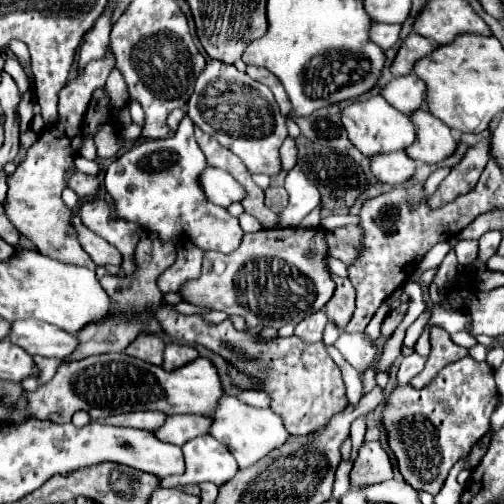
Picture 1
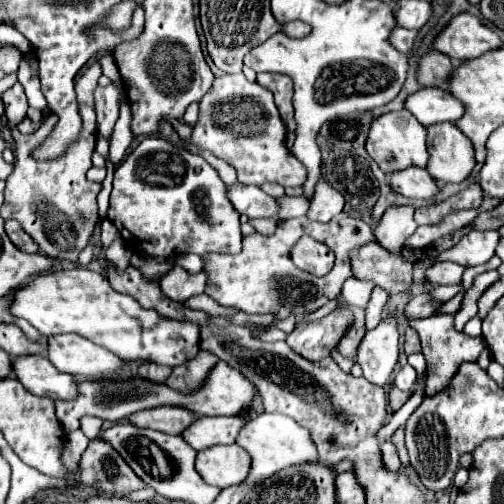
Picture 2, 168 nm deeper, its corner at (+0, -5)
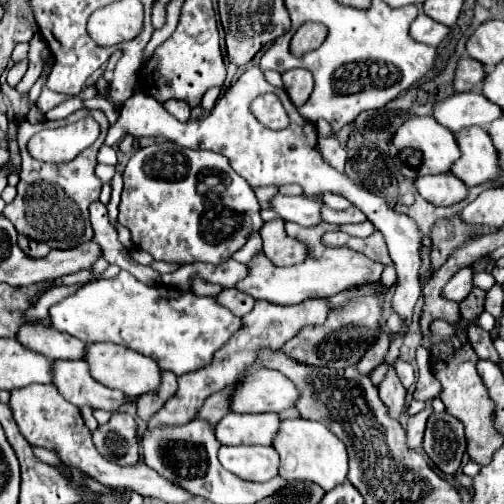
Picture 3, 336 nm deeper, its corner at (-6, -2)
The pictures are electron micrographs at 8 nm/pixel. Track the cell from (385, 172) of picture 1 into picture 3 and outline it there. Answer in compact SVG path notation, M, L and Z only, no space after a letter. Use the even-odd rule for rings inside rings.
M433 174L415 180L419 194L435 206L453 206L467 198L467 186L453 174Z

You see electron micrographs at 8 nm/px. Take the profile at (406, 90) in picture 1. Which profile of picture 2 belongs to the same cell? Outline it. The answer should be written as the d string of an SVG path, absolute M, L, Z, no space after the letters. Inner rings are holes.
M421 87L411 93L405 99L405 109L425 127L443 121L457 121L463 115L463 105L441 87Z

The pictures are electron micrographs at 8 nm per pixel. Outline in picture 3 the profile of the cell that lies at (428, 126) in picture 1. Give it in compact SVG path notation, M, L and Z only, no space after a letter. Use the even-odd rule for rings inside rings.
M481 126L465 128L457 134L461 158L453 164L451 172L461 178L469 188L485 182L493 182L501 176L497 148L489 132Z

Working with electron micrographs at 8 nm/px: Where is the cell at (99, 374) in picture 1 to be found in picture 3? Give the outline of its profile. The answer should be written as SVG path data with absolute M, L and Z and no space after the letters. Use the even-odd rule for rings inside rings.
M253 364L233 392L233 412L281 412L293 408L299 390L281 372Z

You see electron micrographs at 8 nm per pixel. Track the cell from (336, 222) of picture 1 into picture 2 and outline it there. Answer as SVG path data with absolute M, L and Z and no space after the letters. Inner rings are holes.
M391 205L387 207L383 219L373 227L377 241L391 253L397 253L403 247L403 241L415 233L417 223L413 219L413 205Z

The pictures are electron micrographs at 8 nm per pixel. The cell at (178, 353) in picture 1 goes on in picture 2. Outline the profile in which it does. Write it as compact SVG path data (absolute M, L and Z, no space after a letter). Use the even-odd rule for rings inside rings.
M199 351L197 359L191 359L189 363L183 363L181 367L175 367L173 373L167 379L167 385L179 391L195 391L207 377L207 373L211 371L211 367L217 363L219 359L207 351Z

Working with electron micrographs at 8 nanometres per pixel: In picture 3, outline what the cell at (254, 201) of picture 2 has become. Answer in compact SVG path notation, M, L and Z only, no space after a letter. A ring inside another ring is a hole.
M275 196L273 210L283 216L287 222L297 222L303 226L317 226L321 222L321 200L307 196Z

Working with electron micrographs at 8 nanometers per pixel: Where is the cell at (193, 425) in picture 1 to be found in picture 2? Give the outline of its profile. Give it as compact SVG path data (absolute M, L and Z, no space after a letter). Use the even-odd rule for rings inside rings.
M239 415L235 417L197 417L181 433L181 437L197 451L213 447L213 445L231 445L235 443L235 437L239 429L243 427L243 423L245 421Z

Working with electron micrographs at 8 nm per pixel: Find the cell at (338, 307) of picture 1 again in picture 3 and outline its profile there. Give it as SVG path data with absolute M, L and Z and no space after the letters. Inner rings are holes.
M381 332L377 340L371 344L371 348L365 352L361 362L357 364L357 370L363 374L371 374L379 364L383 364L387 350L389 350L389 338L385 332Z

